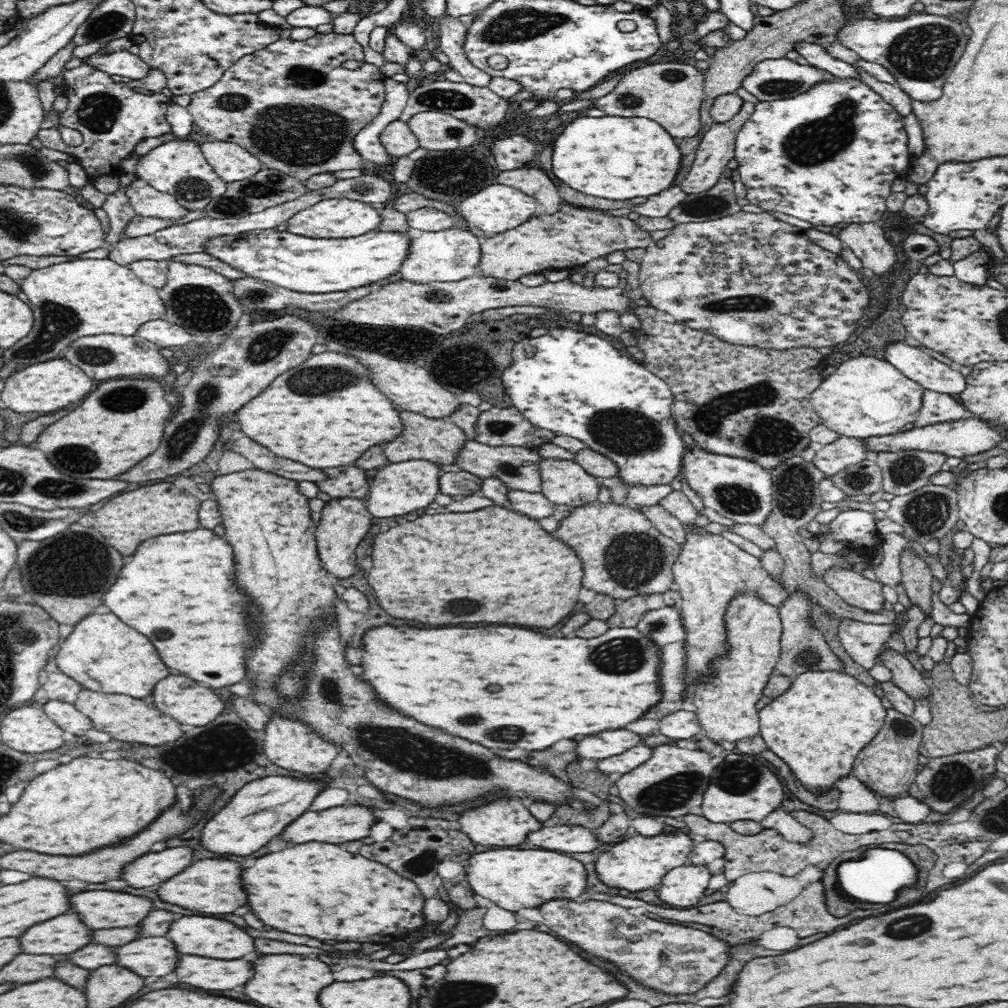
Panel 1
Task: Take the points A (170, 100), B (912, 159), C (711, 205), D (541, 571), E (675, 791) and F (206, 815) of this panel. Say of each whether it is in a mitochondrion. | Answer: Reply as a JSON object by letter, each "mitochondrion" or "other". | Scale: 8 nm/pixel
{"A":"other","B":"other","C":"mitochondrion","D":"other","E":"mitochondrion","F":"other"}

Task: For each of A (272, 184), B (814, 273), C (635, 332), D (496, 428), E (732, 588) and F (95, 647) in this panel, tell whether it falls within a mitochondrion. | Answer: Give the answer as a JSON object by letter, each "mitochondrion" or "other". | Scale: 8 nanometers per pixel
{"A":"mitochondrion","B":"other","C":"other","D":"mitochondrion","E":"other","F":"other"}

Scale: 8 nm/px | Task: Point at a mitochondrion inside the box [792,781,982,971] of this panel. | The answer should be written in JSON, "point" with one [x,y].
{"point":[925,923]}

